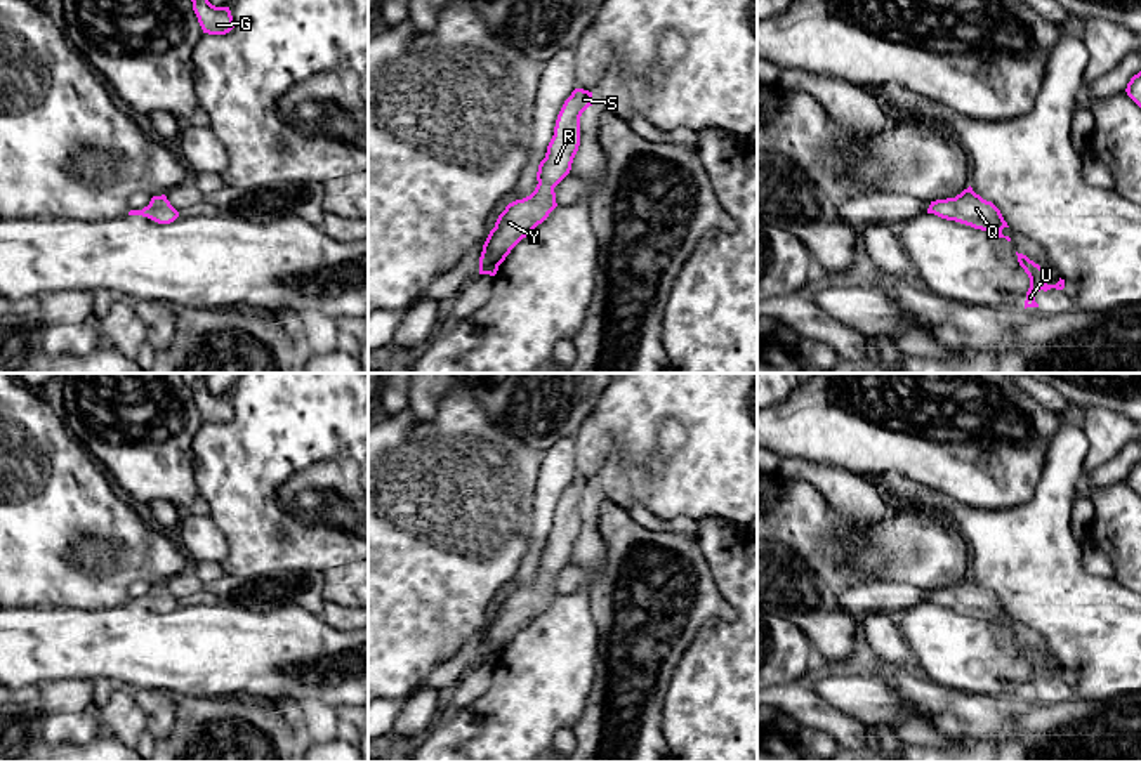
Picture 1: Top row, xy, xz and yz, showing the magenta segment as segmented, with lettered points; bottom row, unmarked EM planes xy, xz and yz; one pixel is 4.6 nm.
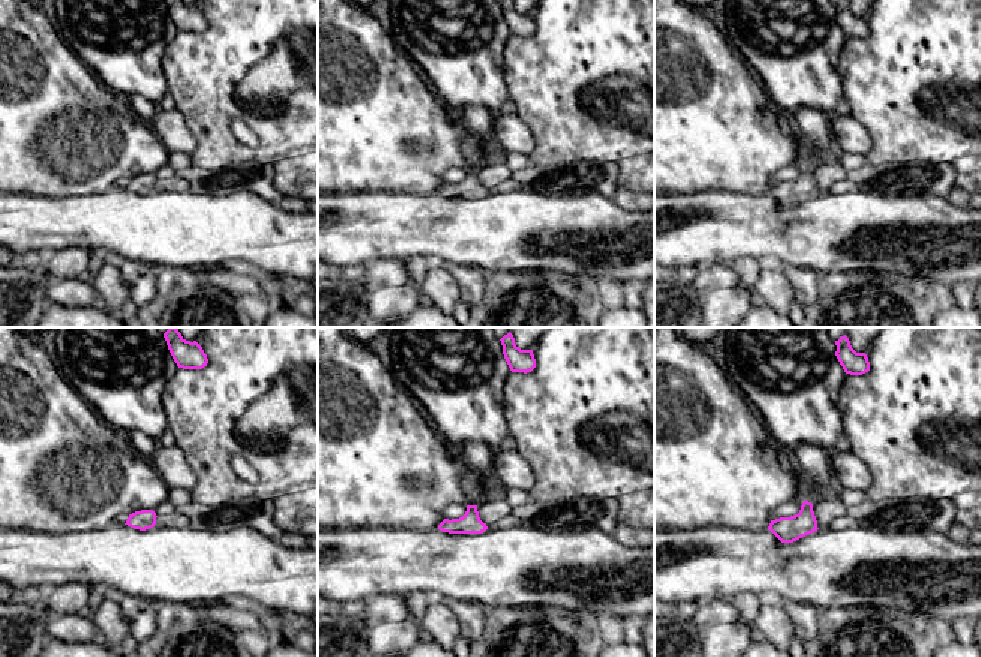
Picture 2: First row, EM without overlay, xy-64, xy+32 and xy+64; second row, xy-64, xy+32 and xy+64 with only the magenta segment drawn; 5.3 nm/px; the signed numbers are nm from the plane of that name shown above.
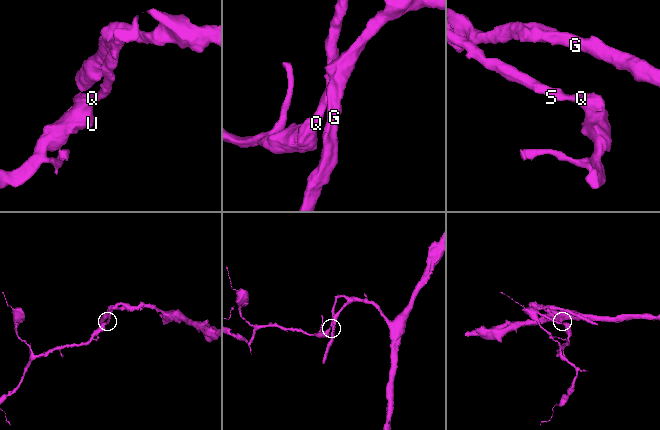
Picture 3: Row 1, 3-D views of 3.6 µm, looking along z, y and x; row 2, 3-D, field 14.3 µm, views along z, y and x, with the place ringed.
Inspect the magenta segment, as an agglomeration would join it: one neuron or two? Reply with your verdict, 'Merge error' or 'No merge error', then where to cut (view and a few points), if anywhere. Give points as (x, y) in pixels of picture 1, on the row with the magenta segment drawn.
No merge error. No split

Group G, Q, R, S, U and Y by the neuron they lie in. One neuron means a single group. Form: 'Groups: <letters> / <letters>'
Groups: G Q R S U Y

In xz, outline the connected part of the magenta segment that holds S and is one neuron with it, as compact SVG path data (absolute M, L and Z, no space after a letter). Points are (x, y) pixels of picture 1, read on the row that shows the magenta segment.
M575 89L564 101L545 158L538 165L538 184L530 196L509 203L498 215L483 245L479 274L495 276L511 250L557 207L554 187L571 170L580 146L580 116L592 104L592 92L584 89Z

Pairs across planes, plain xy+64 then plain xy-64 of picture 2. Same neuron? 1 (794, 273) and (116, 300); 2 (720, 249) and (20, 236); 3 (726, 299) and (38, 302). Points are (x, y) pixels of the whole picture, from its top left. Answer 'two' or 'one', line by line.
1: two
2: one
3: two

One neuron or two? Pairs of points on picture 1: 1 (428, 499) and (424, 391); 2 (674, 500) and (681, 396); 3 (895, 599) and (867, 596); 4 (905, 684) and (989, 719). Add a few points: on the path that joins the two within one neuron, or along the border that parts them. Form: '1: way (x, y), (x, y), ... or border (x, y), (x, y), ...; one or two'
1: border (452, 391), (429, 420), (419, 420), (408, 410); two
2: way (700, 474), (700, 422); one
3: way (888, 597), (874, 596); one
4: way (926, 696), (954, 714), (968, 716); one

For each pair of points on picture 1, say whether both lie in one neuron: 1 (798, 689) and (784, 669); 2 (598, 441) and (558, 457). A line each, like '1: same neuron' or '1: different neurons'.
1: different neurons
2: different neurons

